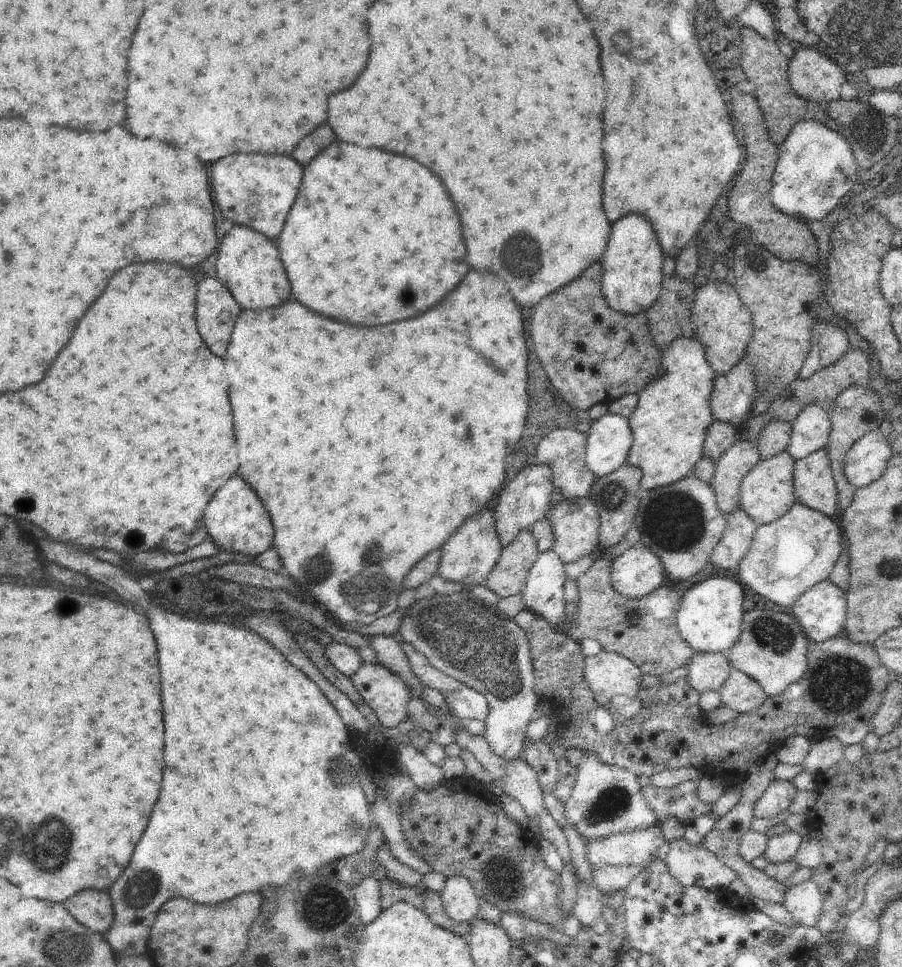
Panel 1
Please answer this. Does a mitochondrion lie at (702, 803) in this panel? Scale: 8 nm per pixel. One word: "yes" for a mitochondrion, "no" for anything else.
no

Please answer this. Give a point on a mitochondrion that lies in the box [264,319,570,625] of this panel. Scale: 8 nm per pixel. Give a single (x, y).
(369, 589)

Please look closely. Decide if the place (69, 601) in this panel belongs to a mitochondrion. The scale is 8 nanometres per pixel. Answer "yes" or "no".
yes

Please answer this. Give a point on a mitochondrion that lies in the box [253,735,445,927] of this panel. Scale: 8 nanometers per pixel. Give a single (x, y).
(338, 770)

